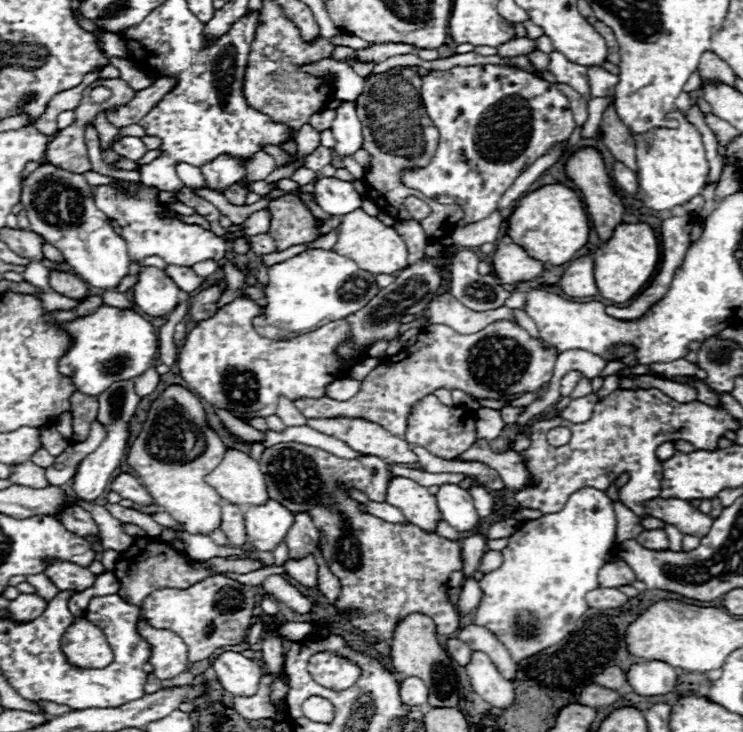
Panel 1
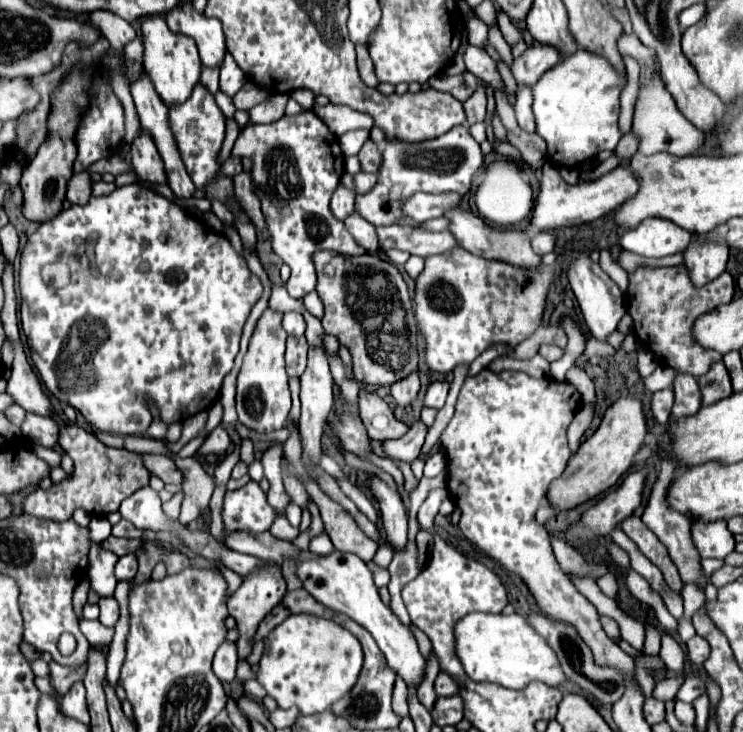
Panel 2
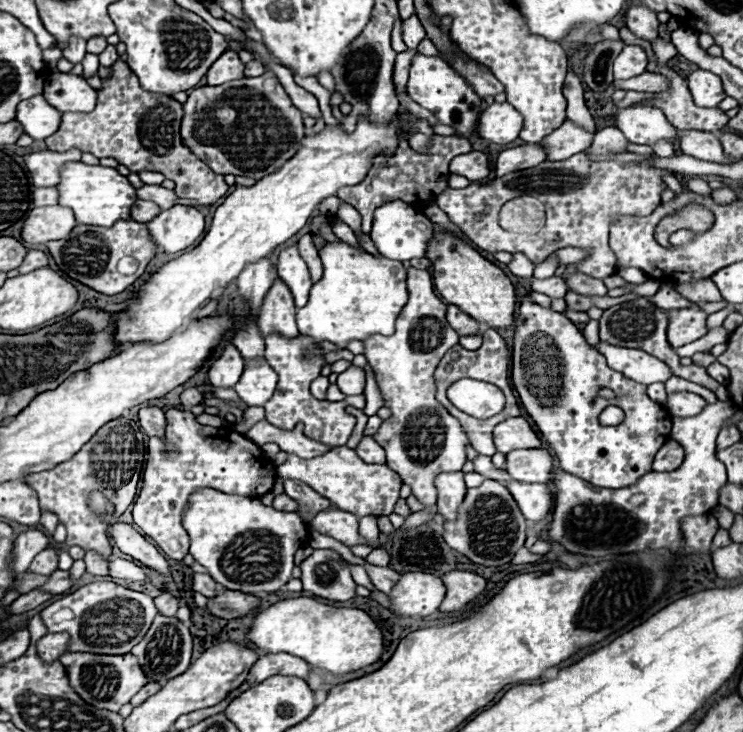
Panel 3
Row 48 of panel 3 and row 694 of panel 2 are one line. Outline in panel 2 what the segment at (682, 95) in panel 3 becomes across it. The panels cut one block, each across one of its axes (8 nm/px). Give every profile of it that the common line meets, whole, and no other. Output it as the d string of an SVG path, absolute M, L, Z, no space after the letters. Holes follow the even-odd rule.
M640 654L636 658L636 678L638 678L638 684L640 684L646 698L652 696L652 690L656 686L656 674L664 672L664 670L666 670L666 666L660 660L660 656Z

